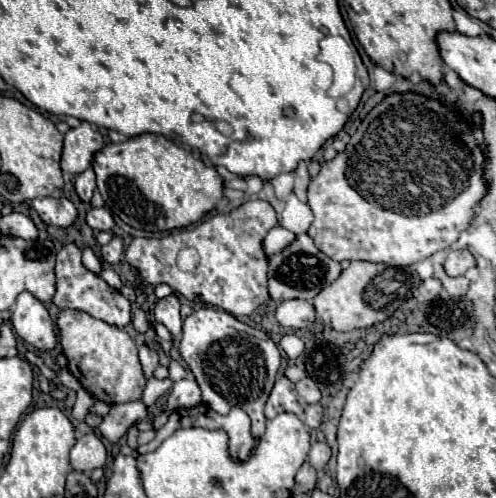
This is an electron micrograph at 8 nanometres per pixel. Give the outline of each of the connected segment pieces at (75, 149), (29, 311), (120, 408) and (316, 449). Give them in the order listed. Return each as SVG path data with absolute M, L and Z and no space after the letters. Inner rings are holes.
M87 122L79 128L71 128L65 134L65 146L61 156L61 170L67 174L81 174L91 168L95 154L105 146L101 132L93 130Z
M21 292L17 296L11 324L27 344L41 352L51 352L59 344L55 320L49 316L43 302L39 302L31 292Z
M142 403L113 404L111 412L103 418L99 430L109 442L121 440L127 430L141 418L147 416L147 406Z
M315 442L309 452L309 464L315 470L323 470L331 458L331 448L325 442Z

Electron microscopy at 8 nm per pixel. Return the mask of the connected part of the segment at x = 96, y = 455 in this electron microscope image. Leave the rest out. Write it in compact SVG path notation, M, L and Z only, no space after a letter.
M85 434L77 438L75 446L71 448L71 466L77 472L91 472L95 468L101 468L105 460L107 460L107 450L95 434Z

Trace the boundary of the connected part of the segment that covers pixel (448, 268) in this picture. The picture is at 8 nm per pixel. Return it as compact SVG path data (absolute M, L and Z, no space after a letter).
M461 248L461 250L449 250L447 260L445 260L445 272L449 276L463 276L471 266L475 266L475 258L469 250Z

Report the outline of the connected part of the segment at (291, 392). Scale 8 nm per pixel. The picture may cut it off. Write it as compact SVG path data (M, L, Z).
M279 374L277 380L275 380L275 386L273 386L271 394L269 394L269 400L267 400L265 416L267 418L275 418L281 412L293 412L293 414L301 416L303 414L303 408L297 402L295 386L285 376Z

